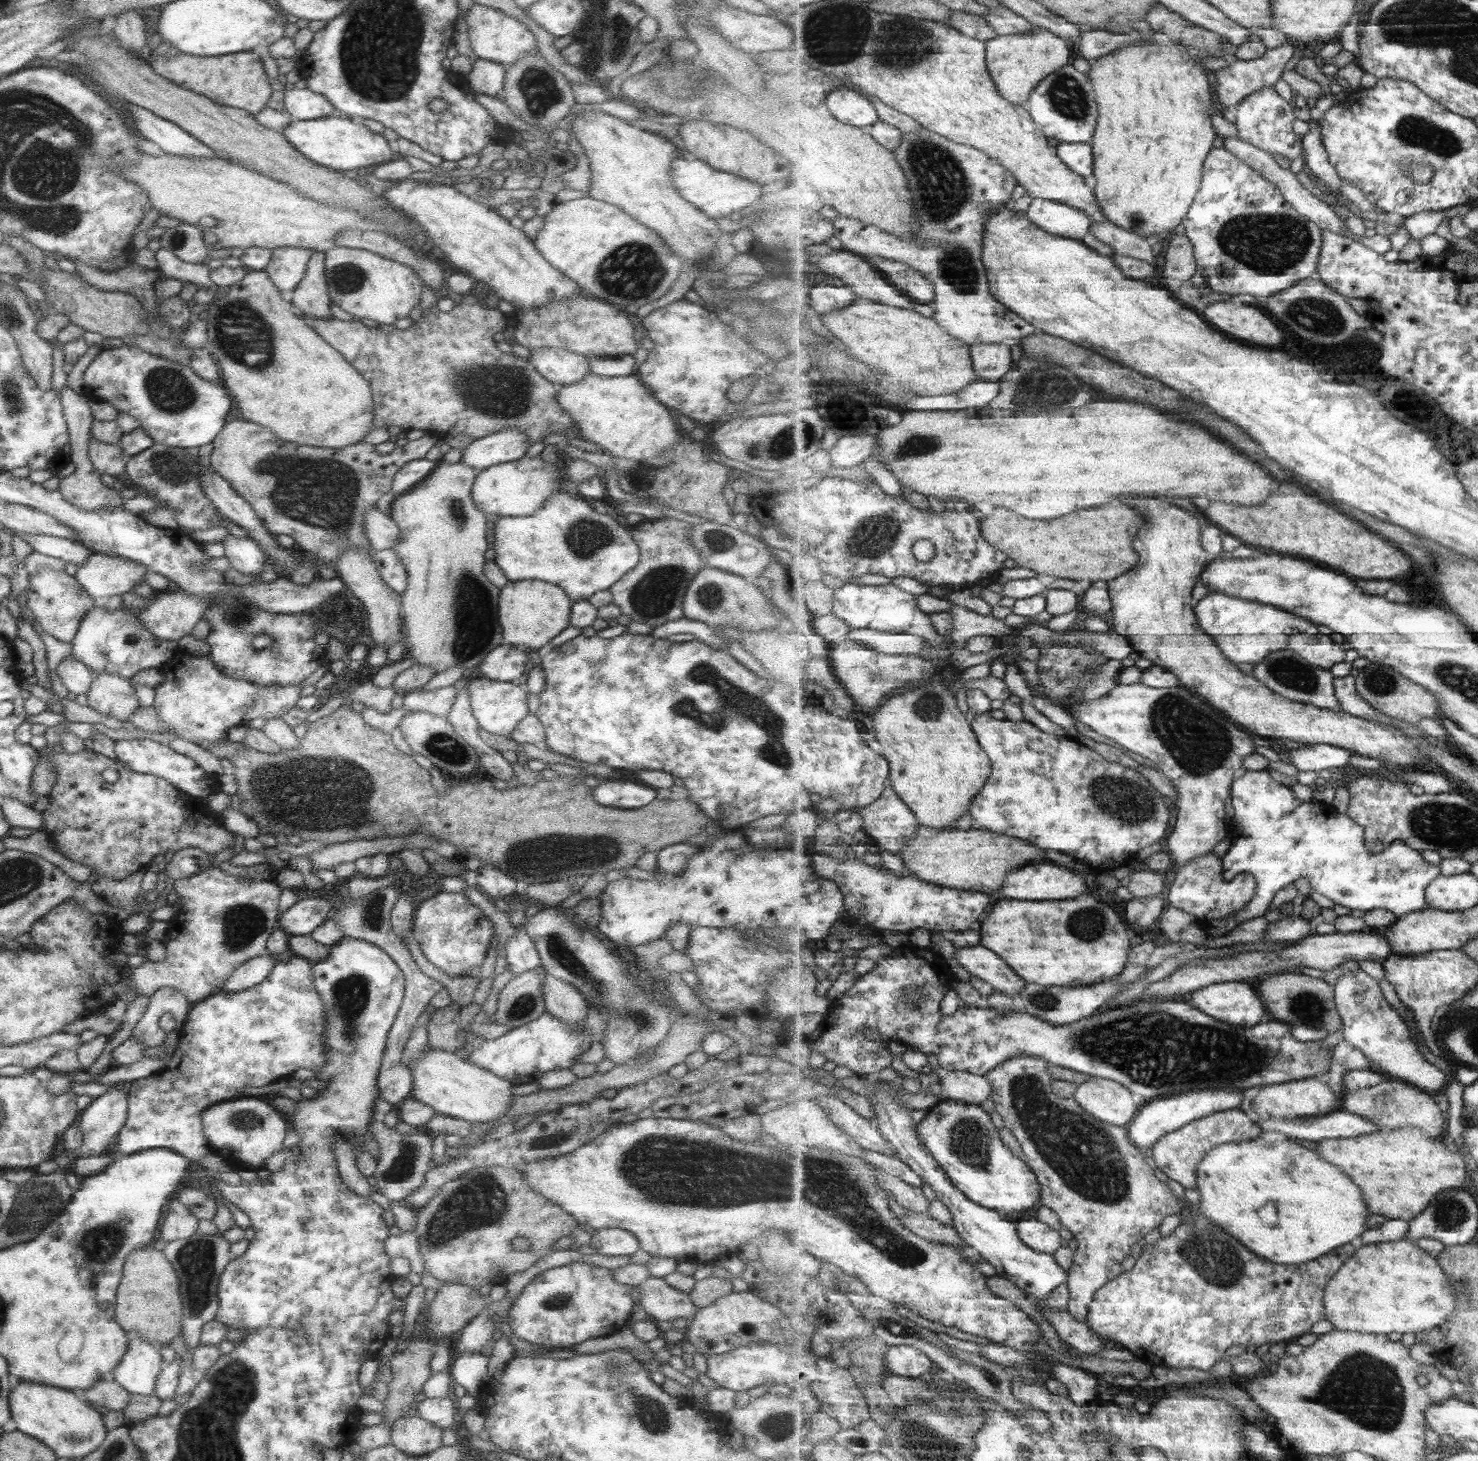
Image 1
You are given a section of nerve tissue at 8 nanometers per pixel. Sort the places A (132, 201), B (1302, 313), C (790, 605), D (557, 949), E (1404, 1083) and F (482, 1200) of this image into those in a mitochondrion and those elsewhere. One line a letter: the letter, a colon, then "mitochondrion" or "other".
A: other
B: mitochondrion
C: other
D: mitochondrion
E: other
F: mitochondrion

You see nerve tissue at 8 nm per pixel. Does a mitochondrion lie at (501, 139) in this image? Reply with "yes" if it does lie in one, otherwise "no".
no

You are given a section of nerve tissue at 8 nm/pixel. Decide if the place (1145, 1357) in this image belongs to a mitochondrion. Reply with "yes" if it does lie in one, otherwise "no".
no

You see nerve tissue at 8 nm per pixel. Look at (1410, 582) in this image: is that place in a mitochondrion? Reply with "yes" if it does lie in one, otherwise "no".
no

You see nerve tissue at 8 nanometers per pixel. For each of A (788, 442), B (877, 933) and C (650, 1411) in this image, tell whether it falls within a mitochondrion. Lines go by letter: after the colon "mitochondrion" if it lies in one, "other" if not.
A: mitochondrion
B: other
C: mitochondrion

